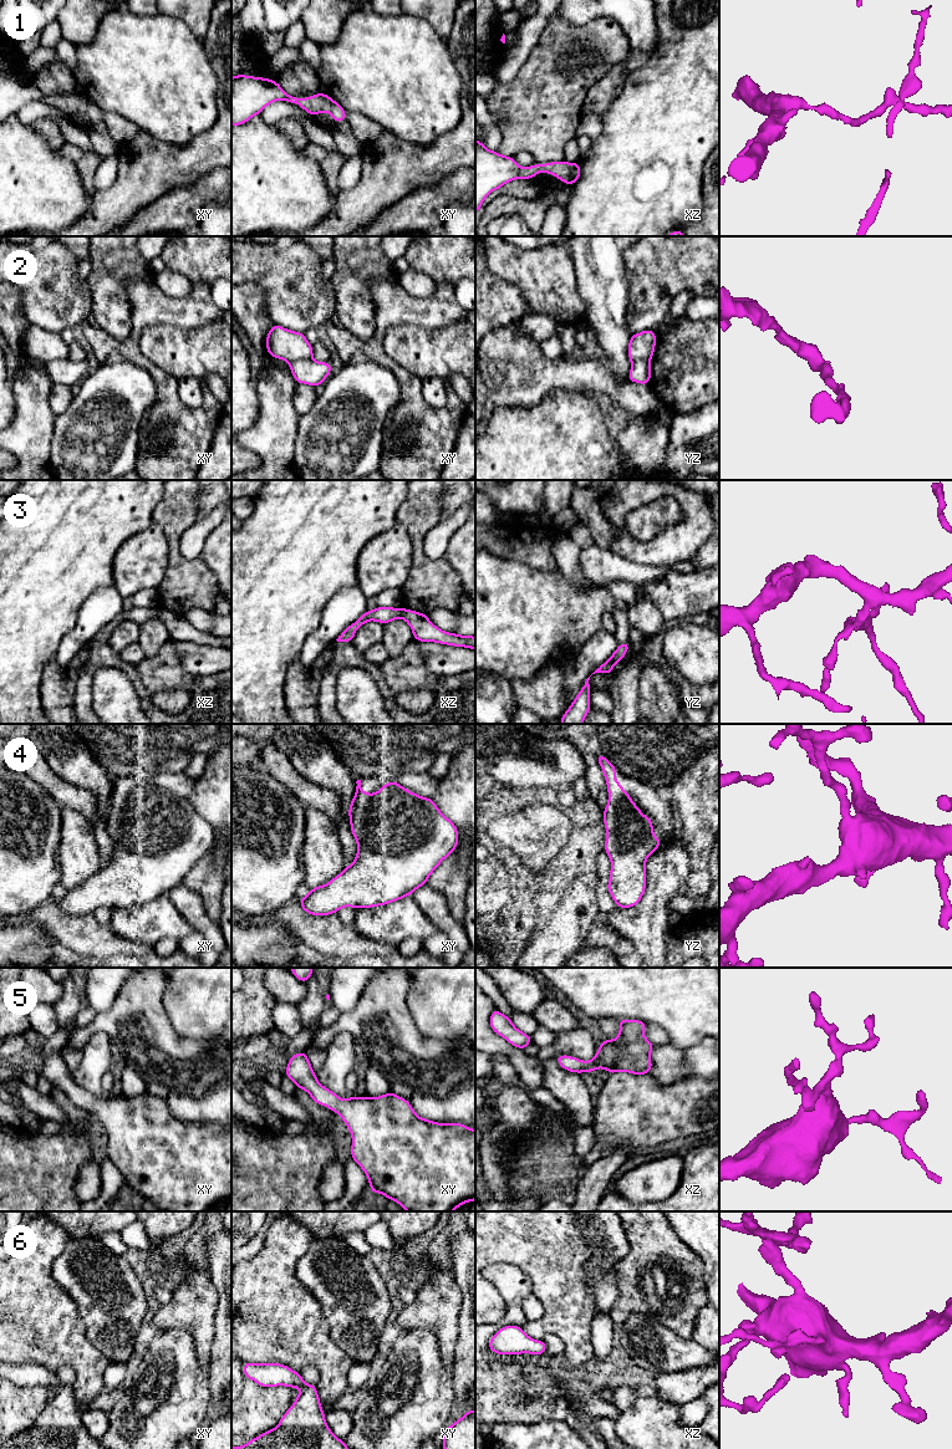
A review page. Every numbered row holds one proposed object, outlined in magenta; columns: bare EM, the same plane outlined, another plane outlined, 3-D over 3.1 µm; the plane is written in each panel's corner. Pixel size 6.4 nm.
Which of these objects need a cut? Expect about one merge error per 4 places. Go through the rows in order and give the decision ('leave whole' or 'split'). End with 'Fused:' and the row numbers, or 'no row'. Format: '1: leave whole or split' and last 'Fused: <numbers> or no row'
1: leave whole
2: split
3: leave whole
4: leave whole
5: leave whole
6: leave whole
Fused: 2

